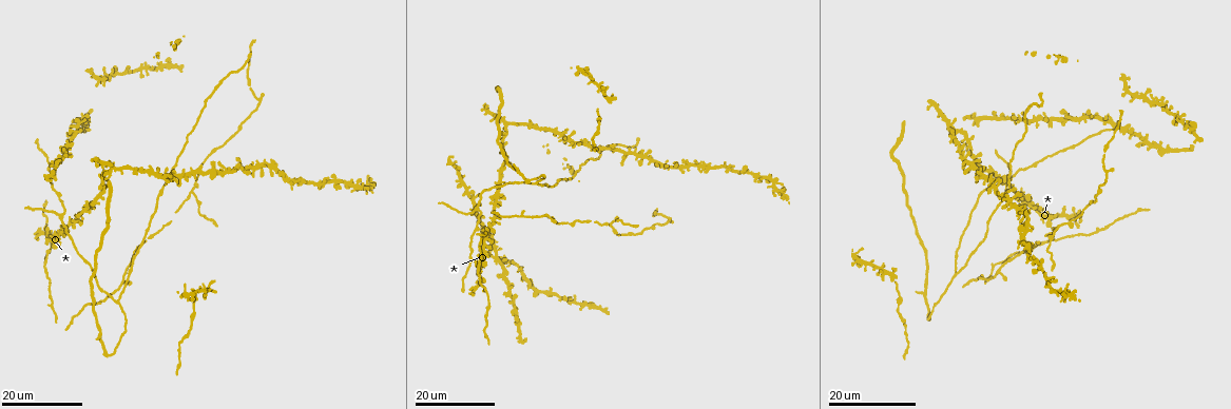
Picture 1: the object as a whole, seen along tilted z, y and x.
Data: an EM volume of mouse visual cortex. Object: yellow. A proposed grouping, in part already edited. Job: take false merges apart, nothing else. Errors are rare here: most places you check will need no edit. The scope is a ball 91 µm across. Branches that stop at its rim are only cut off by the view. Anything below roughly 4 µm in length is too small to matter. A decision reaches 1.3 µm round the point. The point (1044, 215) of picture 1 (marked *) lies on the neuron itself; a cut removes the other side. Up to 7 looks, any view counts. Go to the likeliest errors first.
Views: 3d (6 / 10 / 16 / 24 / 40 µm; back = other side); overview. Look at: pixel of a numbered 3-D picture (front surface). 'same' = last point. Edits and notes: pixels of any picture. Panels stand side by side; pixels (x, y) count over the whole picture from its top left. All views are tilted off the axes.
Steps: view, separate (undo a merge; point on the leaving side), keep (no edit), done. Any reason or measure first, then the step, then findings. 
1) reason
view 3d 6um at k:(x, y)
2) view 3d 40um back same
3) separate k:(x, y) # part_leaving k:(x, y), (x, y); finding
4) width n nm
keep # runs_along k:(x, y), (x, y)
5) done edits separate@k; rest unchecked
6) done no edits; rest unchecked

arms part here
view 3d 24um at 1:(193, 191)

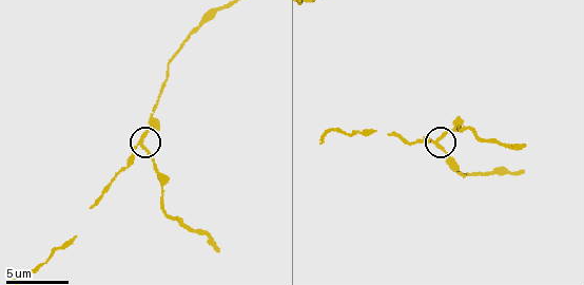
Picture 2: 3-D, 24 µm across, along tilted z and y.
zoom in
view 3d 10um at 2:(435, 144)

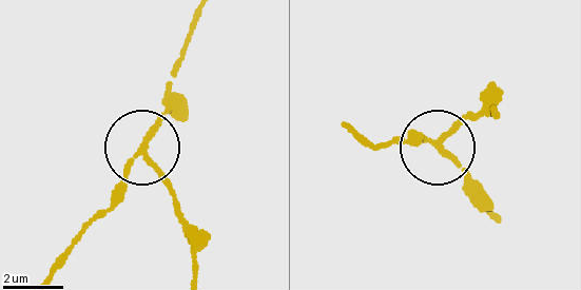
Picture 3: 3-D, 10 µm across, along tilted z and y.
view 3d 10um back at 3:(441, 145)

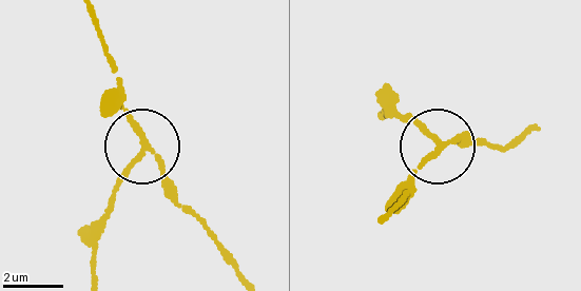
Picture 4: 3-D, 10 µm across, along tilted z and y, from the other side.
separate 4:(117, 187) # part_leaving 4:(439, 141), (411, 121), (383, 118); two neurons meet here

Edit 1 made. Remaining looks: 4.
view overview

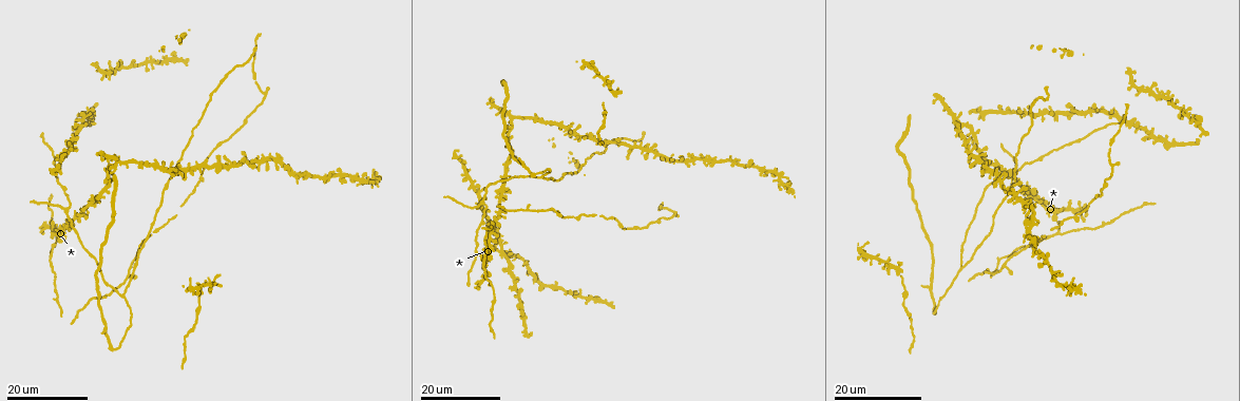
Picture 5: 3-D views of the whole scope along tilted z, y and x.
branch point
view 3d 16um at 5:(486, 267)

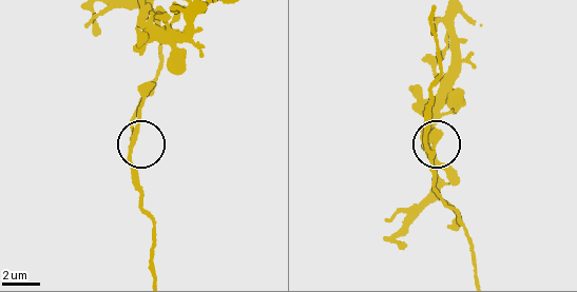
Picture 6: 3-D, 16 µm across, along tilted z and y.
view 3d 10um at 6:(133, 139)

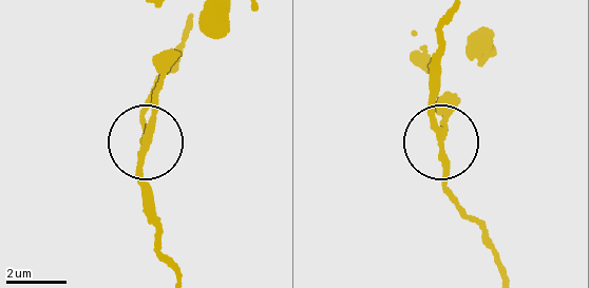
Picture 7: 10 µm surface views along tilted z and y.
side_arm 27 um
keep # runs_along 7:(475, 41), (478, 57), (454, 94), (441, 142), (453, 200); all the same neuron

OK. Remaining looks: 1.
done edits separate@4; rest unchecked

